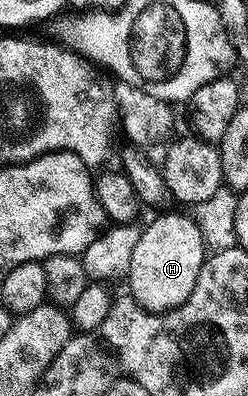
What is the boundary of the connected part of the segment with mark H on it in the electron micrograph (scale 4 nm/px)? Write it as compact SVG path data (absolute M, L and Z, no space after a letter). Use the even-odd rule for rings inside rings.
M164 211L148 228L144 227L137 238L137 247L133 250L133 258L129 262L129 270L125 277L129 294L145 310L150 312L168 312L193 294L193 286L197 286L197 274L201 270L205 259L205 245L201 230L197 222L190 215L182 216L179 212Z

